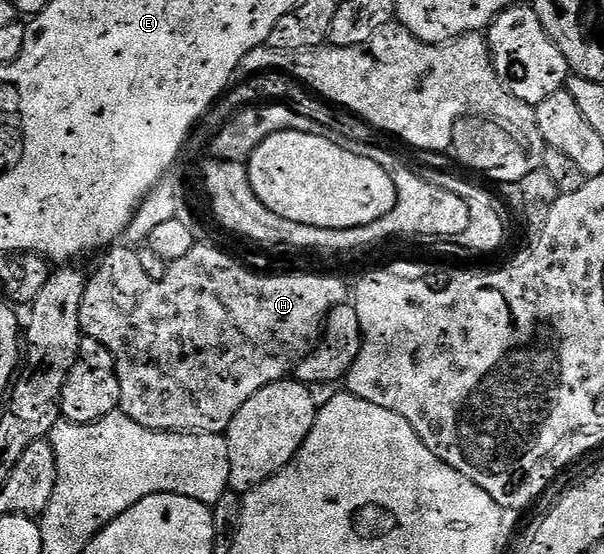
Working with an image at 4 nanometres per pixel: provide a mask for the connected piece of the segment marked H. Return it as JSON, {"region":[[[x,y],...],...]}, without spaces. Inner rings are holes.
{"region":[[[198,242],[187,258],[174,260],[169,265],[169,273],[161,280],[151,278],[147,270],[143,270],[141,257],[135,251],[122,246],[112,247],[105,255],[105,261],[101,269],[94,276],[88,277],[85,293],[81,299],[79,318],[81,319],[81,331],[86,337],[93,339],[94,345],[105,348],[113,356],[115,370],[119,378],[119,394],[121,395],[121,415],[139,422],[139,426],[147,426],[147,430],[156,432],[202,432],[203,434],[222,435],[229,431],[231,418],[239,414],[243,402],[247,398],[255,398],[263,386],[274,384],[286,379],[296,369],[297,365],[313,351],[322,335],[325,327],[325,317],[331,309],[346,303],[351,296],[351,288],[348,288],[337,276],[312,276],[309,272],[301,272],[298,276],[260,276],[241,264],[236,264],[225,252],[205,242]]]}

